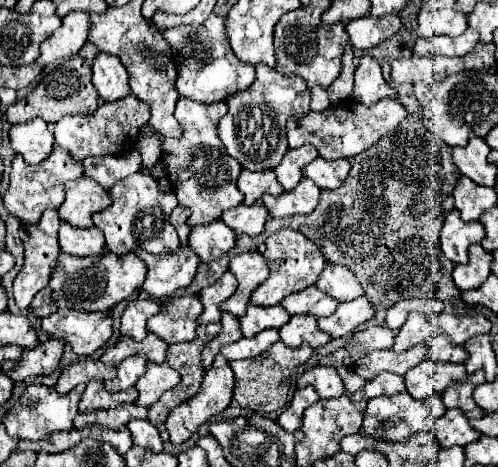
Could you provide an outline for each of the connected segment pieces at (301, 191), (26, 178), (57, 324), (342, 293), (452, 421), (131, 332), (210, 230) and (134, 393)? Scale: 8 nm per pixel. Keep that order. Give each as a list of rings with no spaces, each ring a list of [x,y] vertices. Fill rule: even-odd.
[[[302,178],[302,182],[294,190],[284,192],[278,198],[264,194],[262,200],[264,200],[264,206],[268,208],[270,216],[278,216],[278,218],[280,216],[294,216],[294,214],[306,216],[318,206],[320,188],[312,180]]]
[[[54,148],[50,158],[44,162],[30,166],[24,162],[20,154],[16,154],[12,162],[12,174],[10,174],[10,188],[4,194],[4,206],[6,210],[16,216],[24,224],[36,224],[46,208],[58,208],[64,202],[64,182],[74,180],[82,176],[82,164],[72,162],[72,158],[62,150]]]
[[[60,310],[42,318],[42,330],[50,338],[64,340],[78,356],[92,356],[112,336],[112,318],[108,312]]]
[[[328,264],[324,268],[324,272],[320,274],[320,280],[316,282],[316,286],[322,292],[326,292],[328,296],[336,298],[338,302],[356,300],[358,296],[364,294],[364,290],[360,288],[354,274],[348,268],[338,266],[338,264]]]
[[[446,410],[446,414],[436,420],[436,436],[440,446],[452,448],[452,446],[466,446],[470,442],[480,440],[480,432],[476,432],[464,412],[460,410]]]
[[[132,300],[122,314],[122,334],[130,336],[136,342],[142,342],[148,336],[146,322],[150,316],[158,314],[158,304],[152,300]]]
[[[214,220],[212,224],[194,226],[190,232],[190,248],[200,256],[202,262],[220,260],[236,244],[236,234],[222,222]]]
[[[88,382],[82,400],[80,400],[80,412],[88,414],[88,412],[96,412],[100,408],[114,408],[120,404],[134,404],[138,398],[138,390],[136,388],[128,388],[124,392],[106,392],[102,382]]]

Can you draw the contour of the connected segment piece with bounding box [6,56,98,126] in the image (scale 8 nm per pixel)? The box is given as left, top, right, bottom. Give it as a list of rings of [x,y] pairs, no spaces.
[[[76,56],[72,60],[66,60],[64,64],[54,68],[50,74],[46,74],[42,82],[24,100],[8,106],[6,118],[14,126],[14,124],[28,122],[36,116],[44,118],[44,122],[50,122],[50,124],[58,122],[64,116],[74,116],[74,114],[90,116],[98,108],[98,94],[90,80],[92,80],[92,68],[84,58]]]

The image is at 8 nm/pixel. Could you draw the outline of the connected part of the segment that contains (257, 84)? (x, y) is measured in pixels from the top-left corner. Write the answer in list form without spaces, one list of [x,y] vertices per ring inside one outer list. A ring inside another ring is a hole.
[[[258,64],[254,84],[240,94],[232,94],[226,104],[228,114],[218,124],[218,136],[228,154],[246,170],[274,170],[288,152],[286,124],[310,112],[310,92],[298,76],[284,76],[266,64]]]

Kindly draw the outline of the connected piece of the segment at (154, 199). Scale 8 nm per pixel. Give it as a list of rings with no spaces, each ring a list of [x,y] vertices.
[[[136,172],[132,176],[122,178],[110,188],[112,204],[106,210],[100,210],[92,216],[94,226],[100,228],[106,236],[106,250],[122,256],[136,248],[142,248],[150,254],[172,254],[180,248],[180,240],[176,230],[172,228],[168,216],[176,208],[176,196],[164,194],[158,190],[156,180],[150,174]]]

